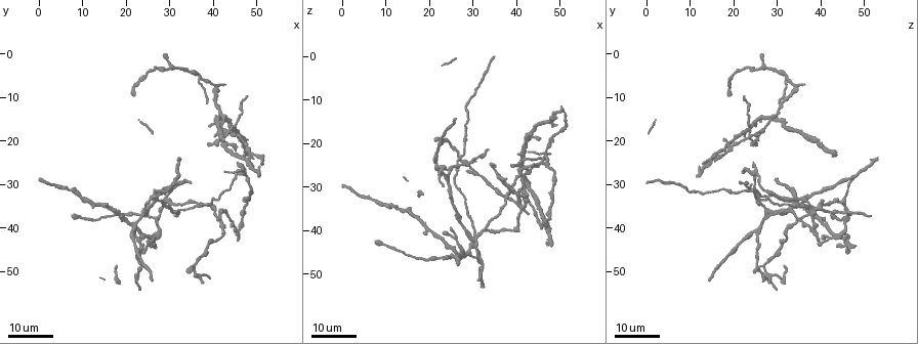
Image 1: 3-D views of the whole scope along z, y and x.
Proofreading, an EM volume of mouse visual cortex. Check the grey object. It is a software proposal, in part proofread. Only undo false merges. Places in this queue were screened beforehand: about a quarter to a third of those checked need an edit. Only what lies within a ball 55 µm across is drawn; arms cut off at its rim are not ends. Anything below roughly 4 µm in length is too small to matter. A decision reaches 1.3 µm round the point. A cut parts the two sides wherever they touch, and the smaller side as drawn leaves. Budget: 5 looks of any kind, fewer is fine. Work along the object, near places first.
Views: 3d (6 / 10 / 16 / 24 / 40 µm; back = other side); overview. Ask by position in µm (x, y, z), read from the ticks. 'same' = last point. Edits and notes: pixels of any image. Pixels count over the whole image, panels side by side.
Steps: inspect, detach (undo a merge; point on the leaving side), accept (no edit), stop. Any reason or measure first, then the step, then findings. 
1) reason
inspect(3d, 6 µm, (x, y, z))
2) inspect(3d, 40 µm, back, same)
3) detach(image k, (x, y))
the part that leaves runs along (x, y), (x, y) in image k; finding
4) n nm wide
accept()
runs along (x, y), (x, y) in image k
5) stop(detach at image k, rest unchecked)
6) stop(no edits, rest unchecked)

arms part here
inspect(3d, 24 µm, (21.0, 41.0, 24.5))

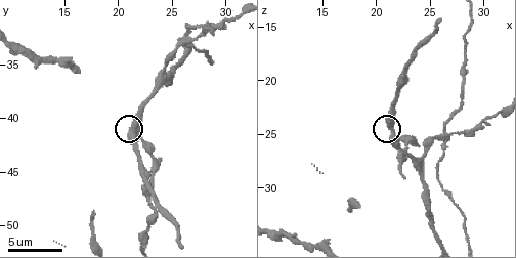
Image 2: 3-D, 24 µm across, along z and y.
inspect(3d, 10 µm, (21.6, 40.8, 24.8))

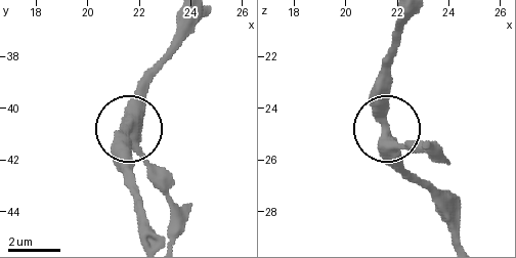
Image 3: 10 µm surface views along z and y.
3 arms
accept()
all the same cell

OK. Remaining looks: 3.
looks like a crossing
inspect(3d, 24 µm, (42.5, 18.0, 26.5))

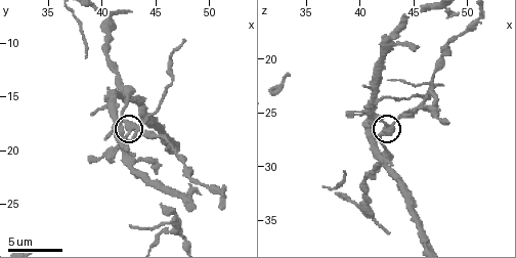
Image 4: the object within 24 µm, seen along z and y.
inspect(3d, 10 µm, (42.6, 18.2, 26.6))

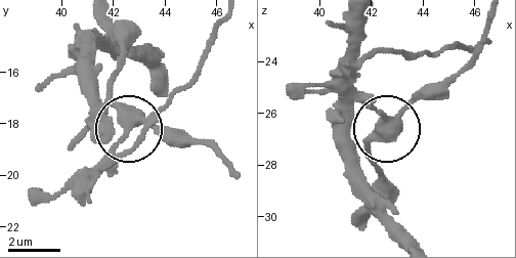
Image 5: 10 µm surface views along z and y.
side arm 17 µm
accept()
one cell here

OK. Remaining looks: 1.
stop(no edits, rest unchecked)

